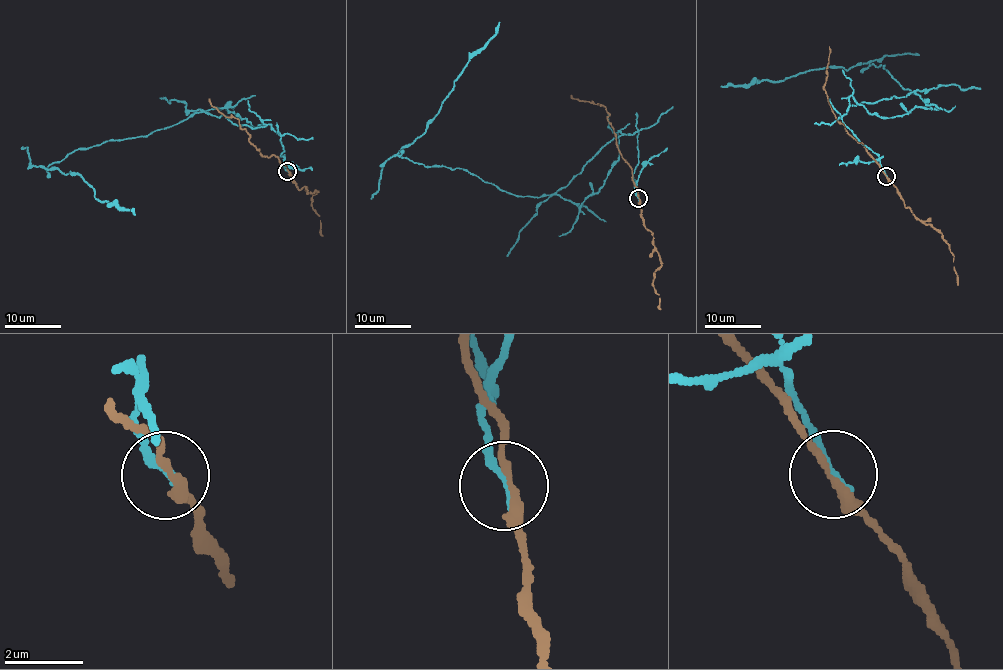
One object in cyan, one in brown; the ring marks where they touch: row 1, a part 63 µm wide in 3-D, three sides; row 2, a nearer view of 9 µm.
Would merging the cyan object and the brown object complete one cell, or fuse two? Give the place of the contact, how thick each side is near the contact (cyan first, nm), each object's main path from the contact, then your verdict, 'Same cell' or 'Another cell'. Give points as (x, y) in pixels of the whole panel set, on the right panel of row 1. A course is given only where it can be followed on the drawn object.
Place: (886, 176). Thickness 200 nm (cyan) against 220 nm. Course of cyan: (886, 176), (880, 159), (842, 121), (849, 105), (916, 94), (885, 64), (720, 85). Course of brown: (886, 175), (837, 119), (830, 106), (823, 90), (829, 47). Another cell

